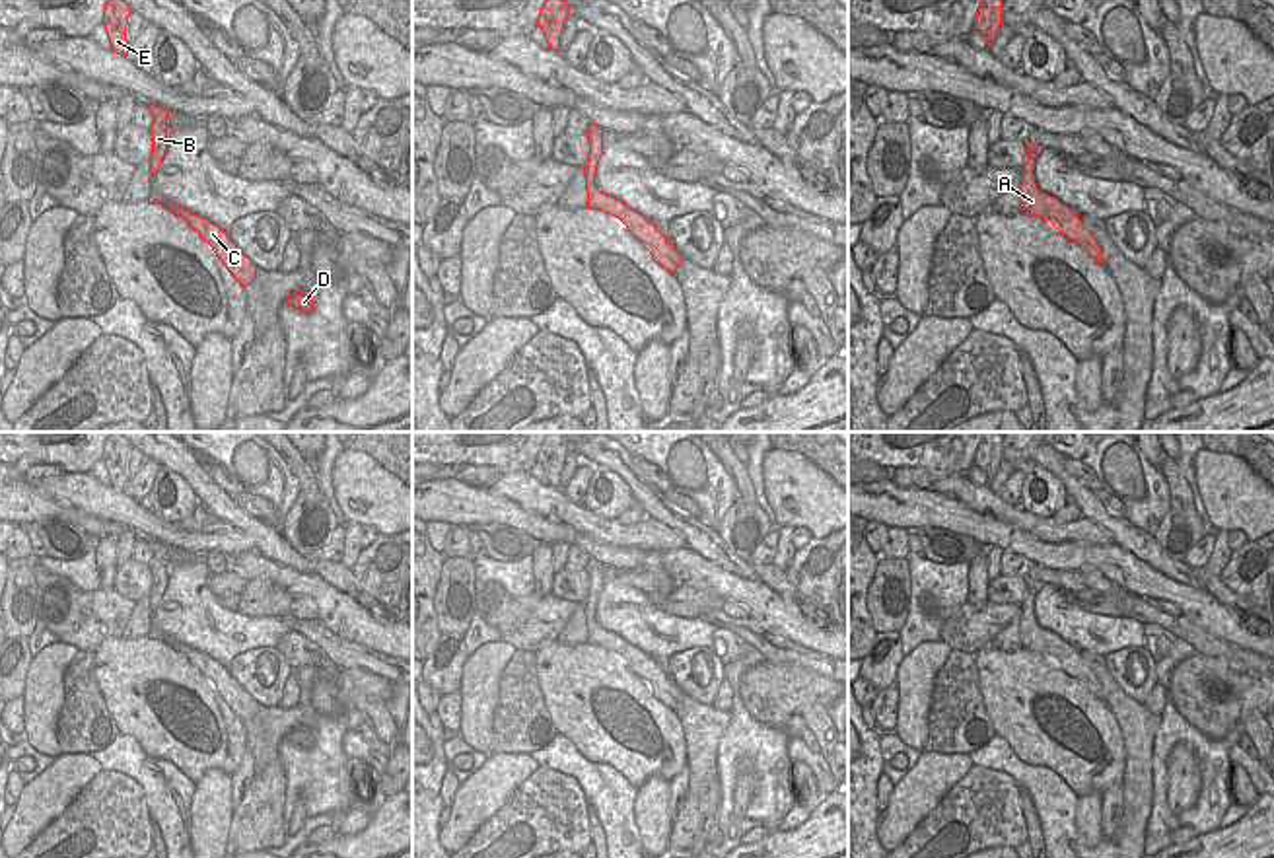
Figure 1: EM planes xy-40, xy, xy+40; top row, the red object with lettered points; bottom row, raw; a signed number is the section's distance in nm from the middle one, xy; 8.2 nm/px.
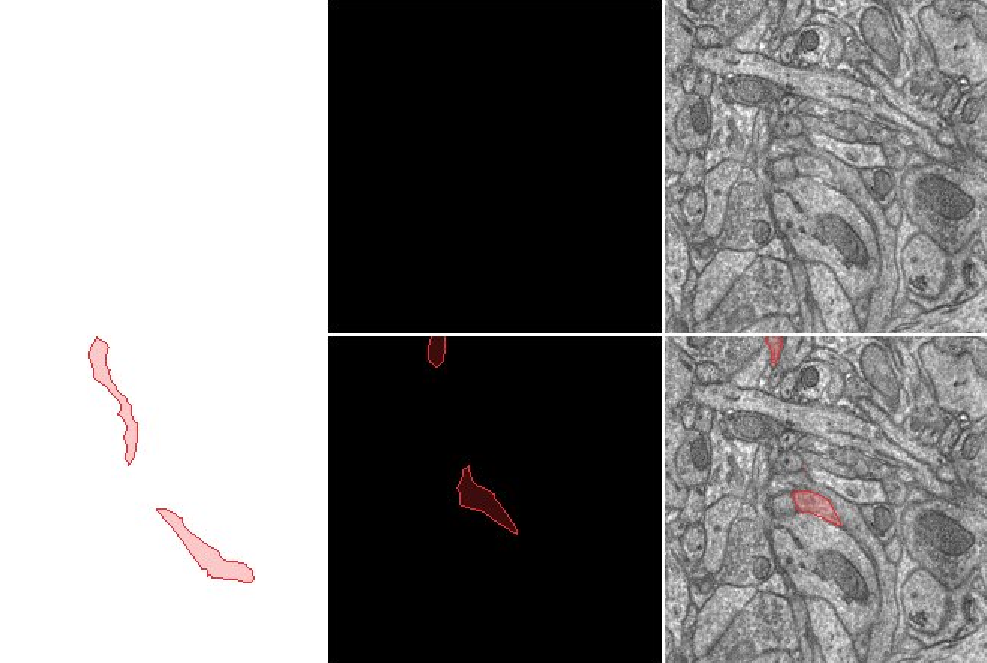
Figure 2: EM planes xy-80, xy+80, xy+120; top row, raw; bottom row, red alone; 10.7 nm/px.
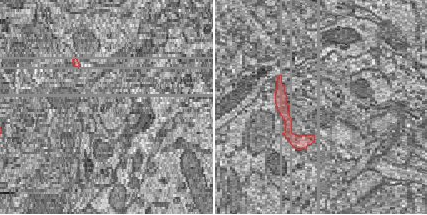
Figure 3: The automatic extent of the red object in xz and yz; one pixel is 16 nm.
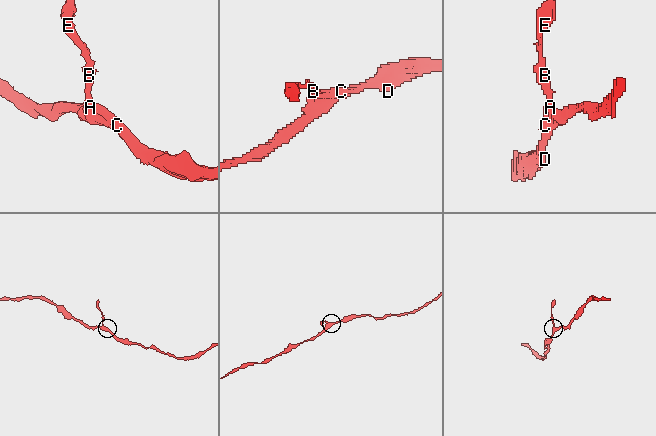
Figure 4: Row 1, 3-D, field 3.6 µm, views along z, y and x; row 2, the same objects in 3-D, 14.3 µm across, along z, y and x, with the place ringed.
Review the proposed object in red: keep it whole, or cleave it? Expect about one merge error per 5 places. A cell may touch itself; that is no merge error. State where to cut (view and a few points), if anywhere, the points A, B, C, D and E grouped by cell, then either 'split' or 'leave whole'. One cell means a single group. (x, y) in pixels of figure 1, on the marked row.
no cut; A B C D E; leave whole

